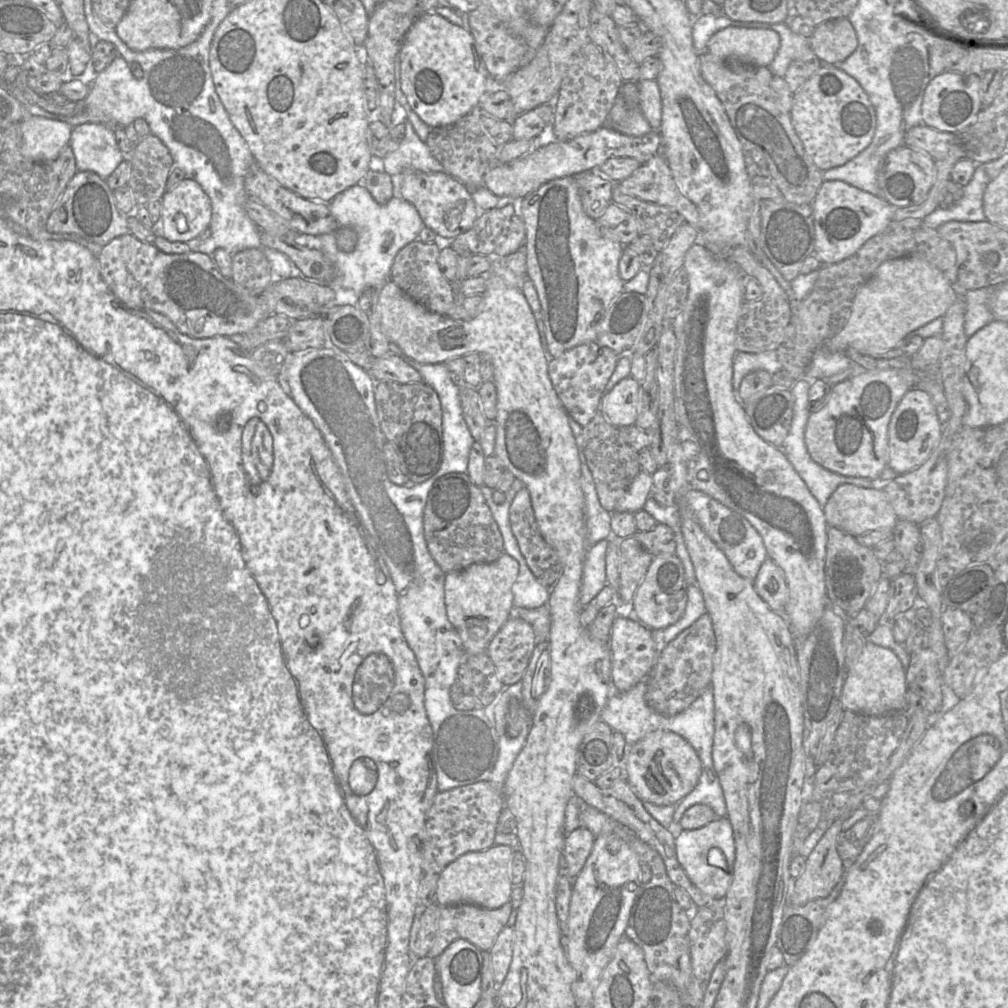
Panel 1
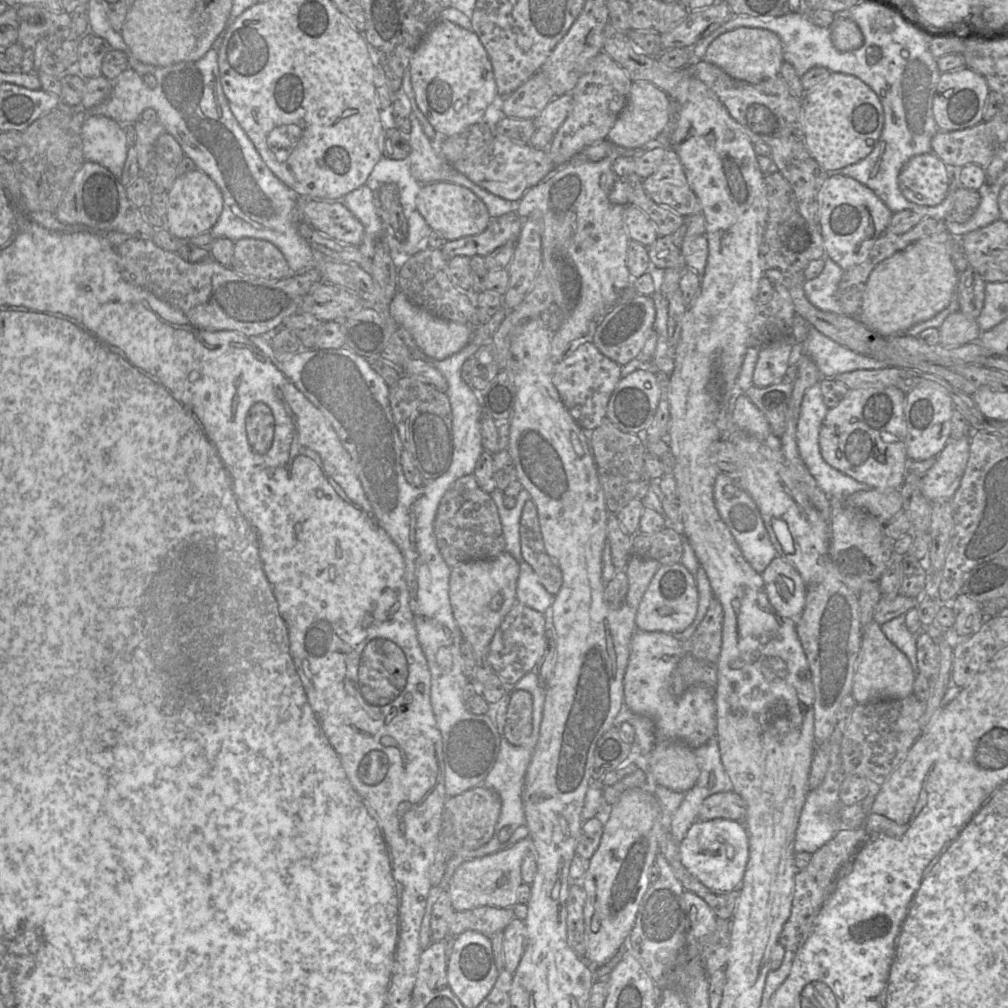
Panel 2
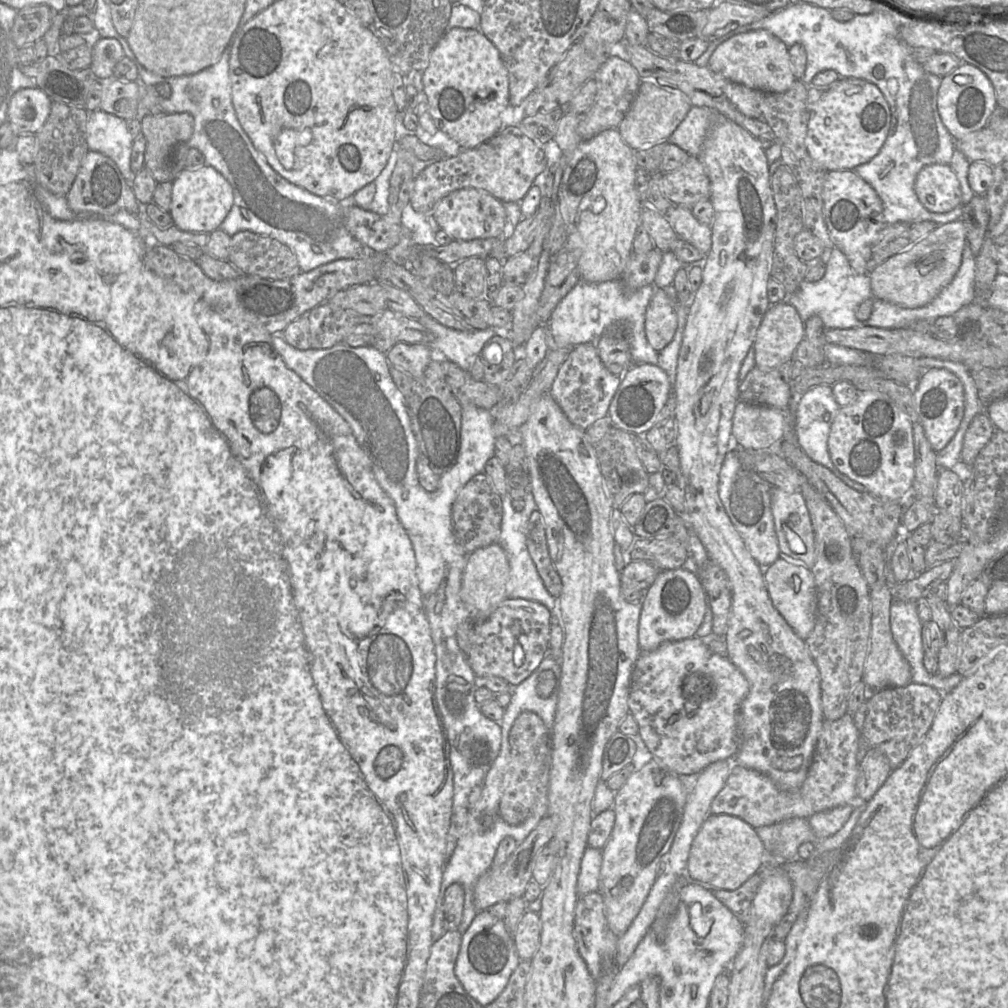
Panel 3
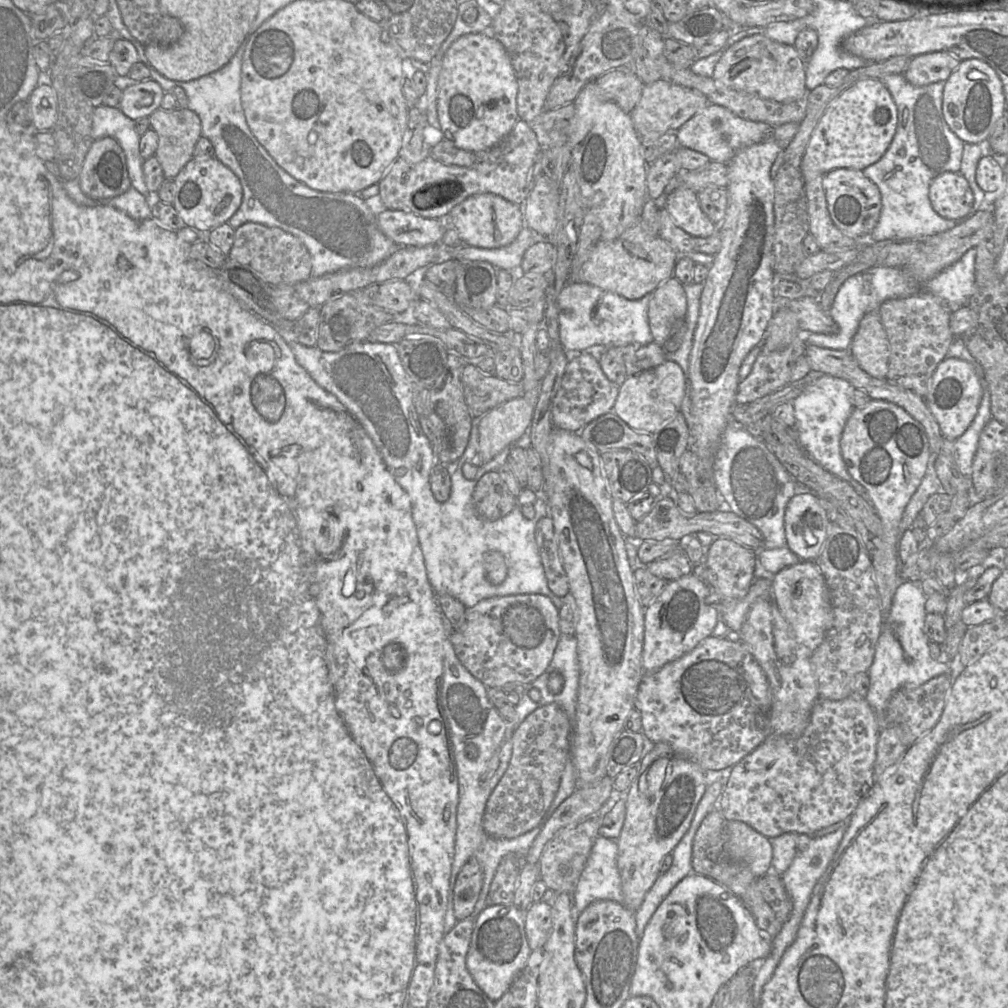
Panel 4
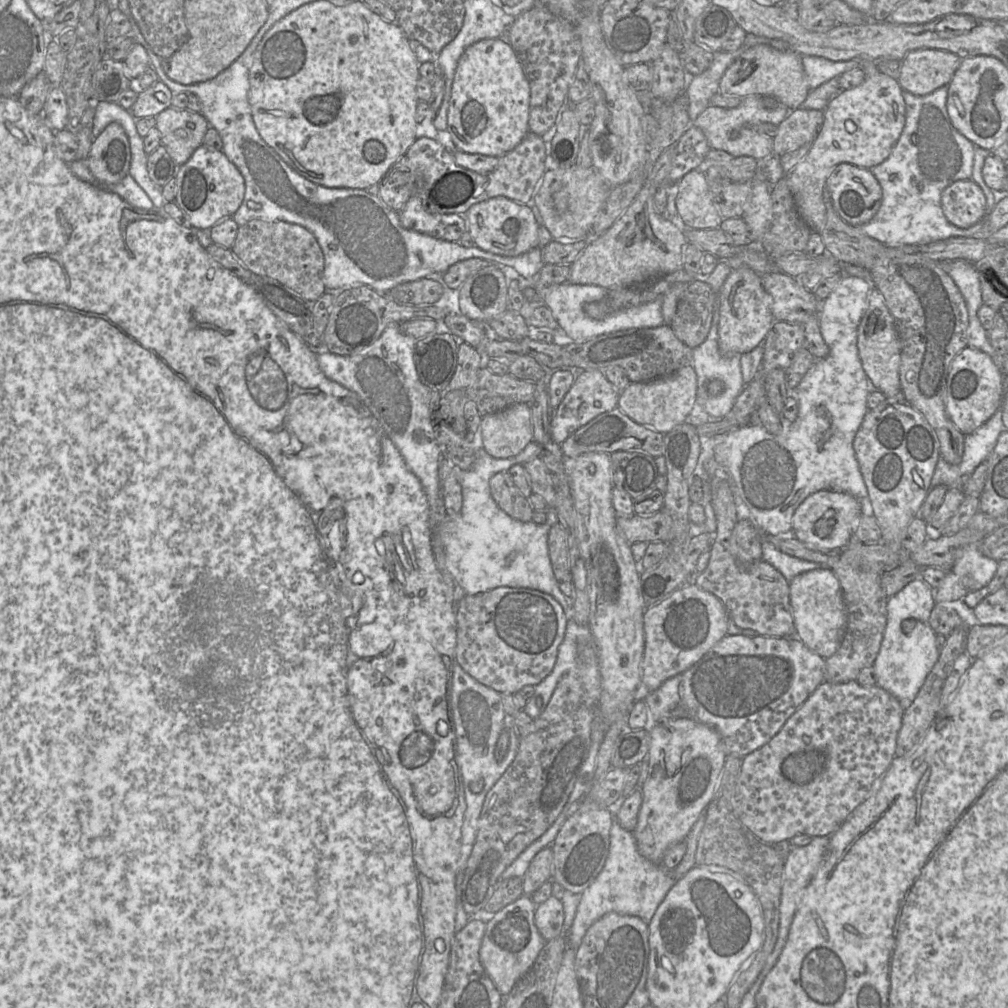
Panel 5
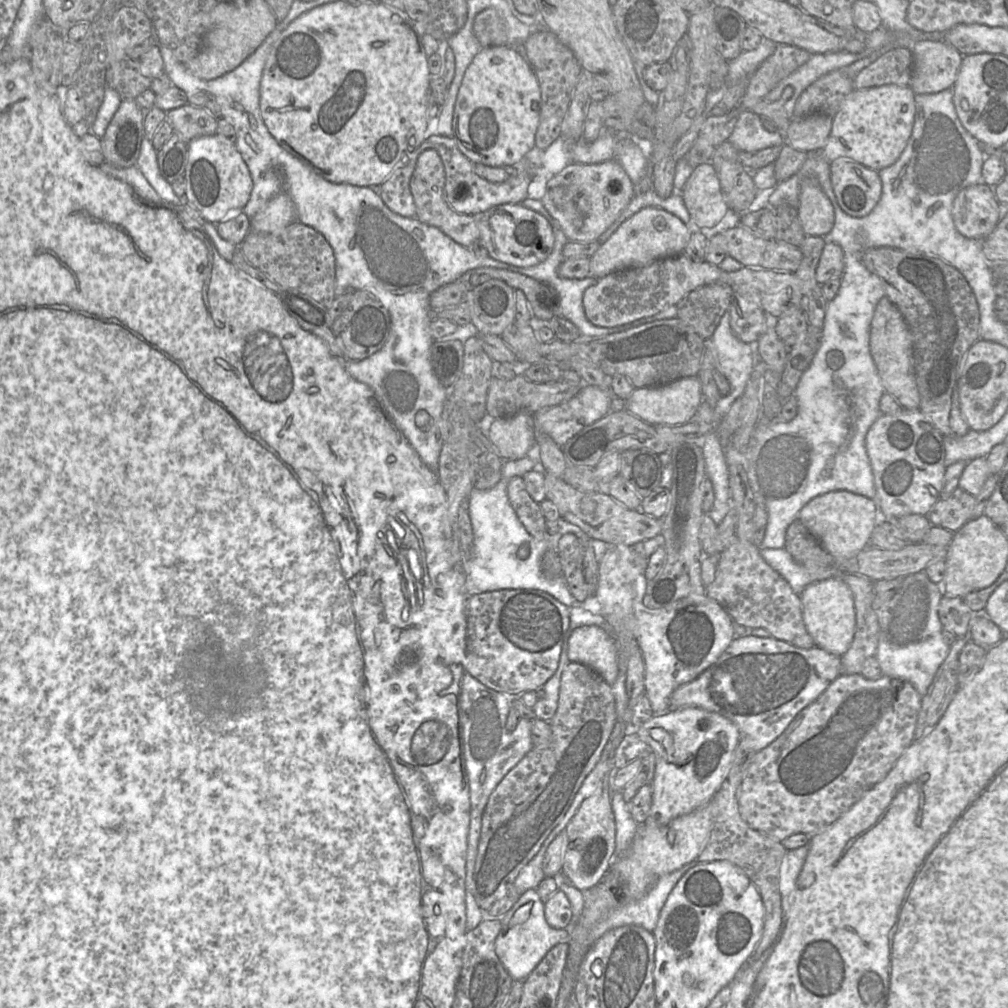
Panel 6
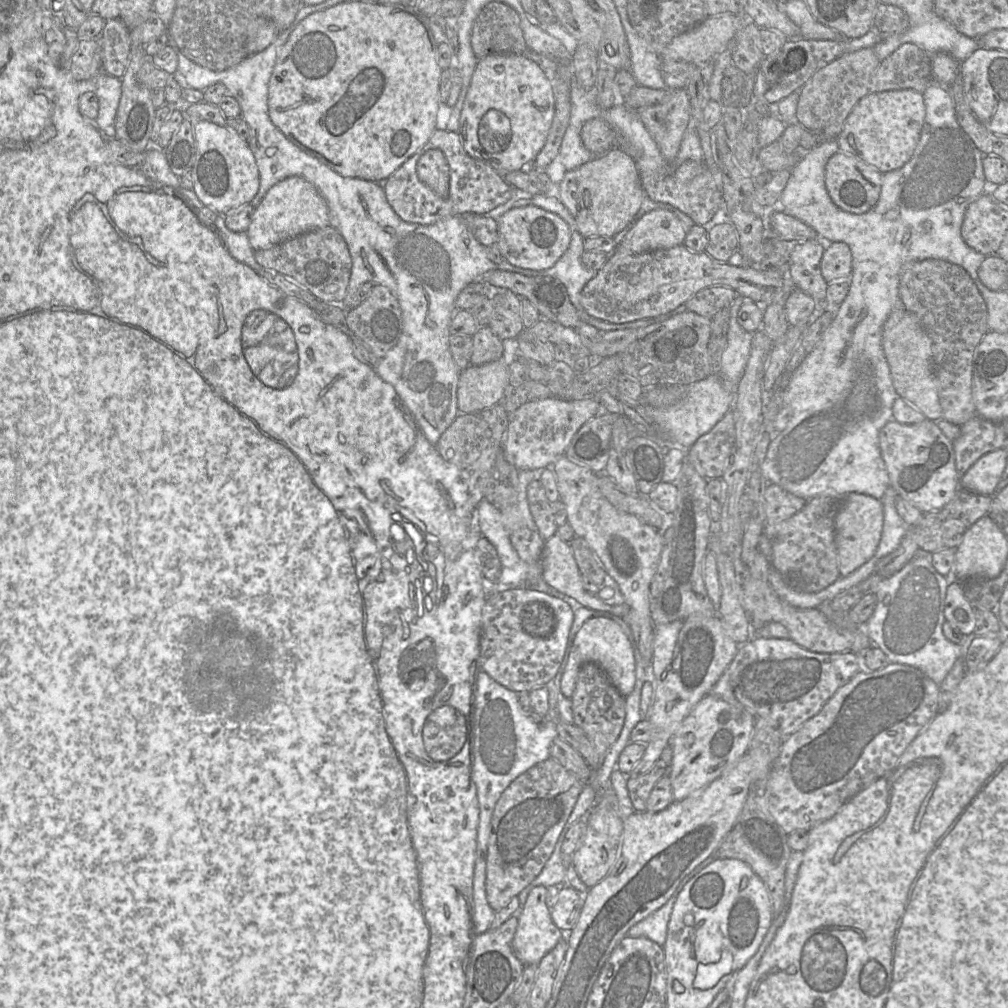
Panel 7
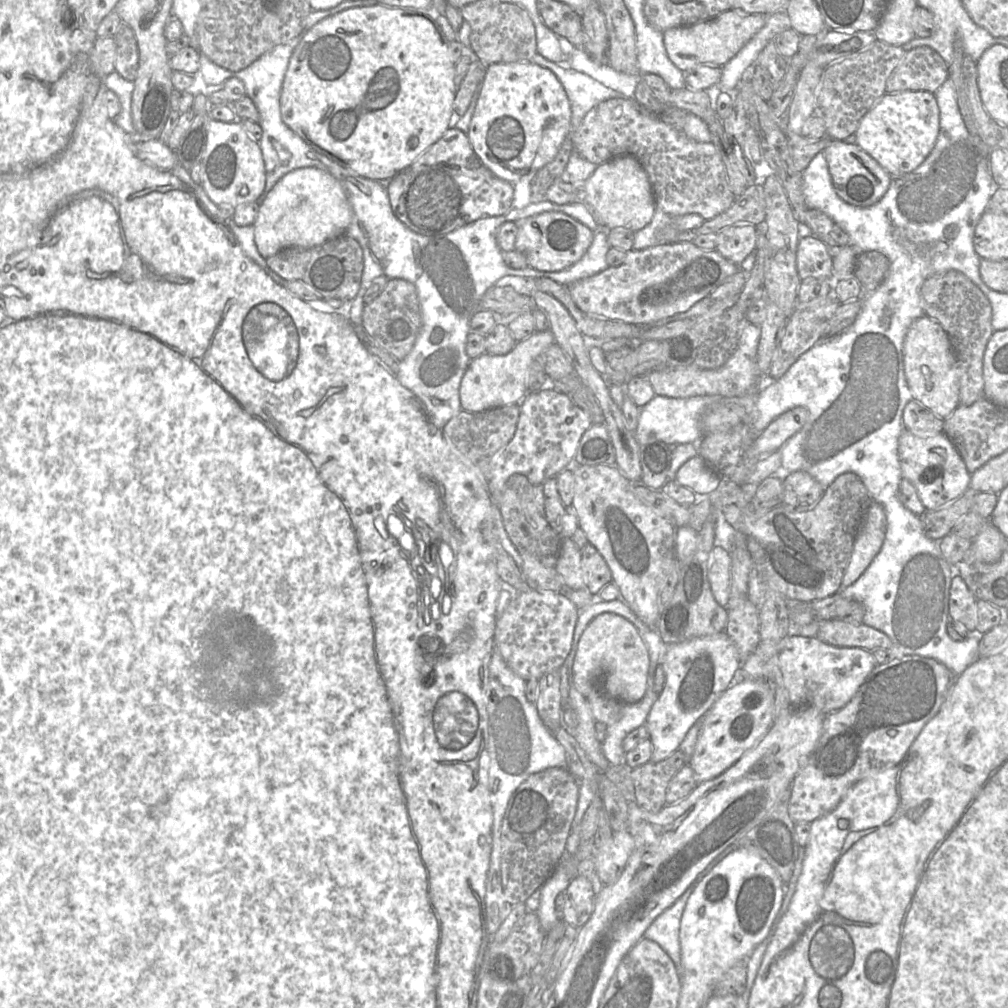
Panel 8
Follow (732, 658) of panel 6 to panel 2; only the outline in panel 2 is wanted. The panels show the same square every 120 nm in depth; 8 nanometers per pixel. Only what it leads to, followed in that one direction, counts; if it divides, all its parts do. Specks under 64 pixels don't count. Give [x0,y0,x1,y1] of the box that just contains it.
[623,628,716,750]

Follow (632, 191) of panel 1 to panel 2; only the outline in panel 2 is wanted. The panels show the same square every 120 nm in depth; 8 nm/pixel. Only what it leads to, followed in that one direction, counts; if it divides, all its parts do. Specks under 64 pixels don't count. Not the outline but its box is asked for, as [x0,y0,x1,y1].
[643,148,702,217]

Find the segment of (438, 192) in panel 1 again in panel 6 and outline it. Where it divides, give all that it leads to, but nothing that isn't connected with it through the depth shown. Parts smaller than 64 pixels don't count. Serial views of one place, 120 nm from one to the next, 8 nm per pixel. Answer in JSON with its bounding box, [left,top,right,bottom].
[472,204,554,267]

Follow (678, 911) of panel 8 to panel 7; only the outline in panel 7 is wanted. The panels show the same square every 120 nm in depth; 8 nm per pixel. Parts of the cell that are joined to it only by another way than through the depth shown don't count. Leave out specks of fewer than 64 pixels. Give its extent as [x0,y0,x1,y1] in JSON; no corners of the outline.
[627,892,677,946]

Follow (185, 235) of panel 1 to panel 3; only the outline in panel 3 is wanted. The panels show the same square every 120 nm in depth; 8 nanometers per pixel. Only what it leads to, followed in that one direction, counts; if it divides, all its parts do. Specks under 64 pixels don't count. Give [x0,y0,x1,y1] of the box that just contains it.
[169,165,234,233]

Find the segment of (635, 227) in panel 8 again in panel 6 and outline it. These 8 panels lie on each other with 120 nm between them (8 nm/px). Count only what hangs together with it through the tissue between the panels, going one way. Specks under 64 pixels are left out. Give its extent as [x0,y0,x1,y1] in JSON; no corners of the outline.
[541,160,635,243]

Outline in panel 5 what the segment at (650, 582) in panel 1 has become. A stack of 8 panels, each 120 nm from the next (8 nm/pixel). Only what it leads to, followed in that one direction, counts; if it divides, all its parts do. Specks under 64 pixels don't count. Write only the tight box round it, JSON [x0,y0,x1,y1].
[641,582,727,692]

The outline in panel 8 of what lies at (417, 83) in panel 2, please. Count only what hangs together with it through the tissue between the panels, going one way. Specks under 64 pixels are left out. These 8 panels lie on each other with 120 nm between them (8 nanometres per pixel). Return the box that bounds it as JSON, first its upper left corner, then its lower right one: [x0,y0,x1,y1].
[467,62,571,184]

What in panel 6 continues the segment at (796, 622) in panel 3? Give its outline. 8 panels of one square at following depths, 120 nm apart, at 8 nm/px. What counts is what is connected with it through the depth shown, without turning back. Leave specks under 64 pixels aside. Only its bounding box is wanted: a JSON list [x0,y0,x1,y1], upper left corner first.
[799,577,856,656]

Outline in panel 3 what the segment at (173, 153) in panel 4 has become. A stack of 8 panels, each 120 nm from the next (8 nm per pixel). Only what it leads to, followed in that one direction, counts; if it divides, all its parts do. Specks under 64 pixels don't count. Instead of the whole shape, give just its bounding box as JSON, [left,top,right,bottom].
[141,113,194,182]

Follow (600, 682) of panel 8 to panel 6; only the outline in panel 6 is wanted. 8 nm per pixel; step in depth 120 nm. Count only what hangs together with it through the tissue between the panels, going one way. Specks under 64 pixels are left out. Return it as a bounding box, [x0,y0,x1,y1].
[568,625,619,686]

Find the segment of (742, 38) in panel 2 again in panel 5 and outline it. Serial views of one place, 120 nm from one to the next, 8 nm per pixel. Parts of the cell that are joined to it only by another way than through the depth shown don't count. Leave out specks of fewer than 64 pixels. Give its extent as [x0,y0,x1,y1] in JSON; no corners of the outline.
[719,44,810,109]

